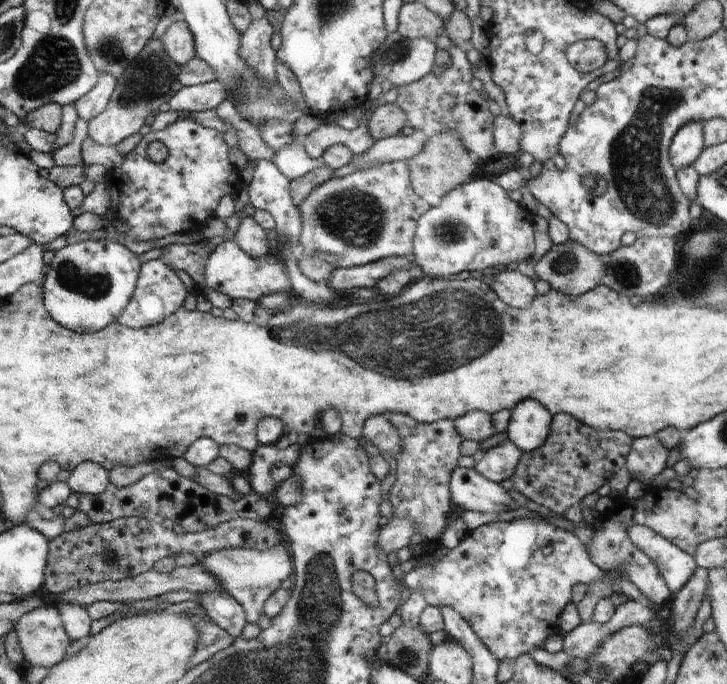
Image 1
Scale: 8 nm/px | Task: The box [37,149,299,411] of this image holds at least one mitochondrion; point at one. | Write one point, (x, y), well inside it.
(88, 285)

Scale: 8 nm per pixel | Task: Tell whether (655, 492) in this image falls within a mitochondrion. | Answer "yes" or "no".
no

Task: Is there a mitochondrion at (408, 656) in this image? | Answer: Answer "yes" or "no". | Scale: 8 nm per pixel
yes

